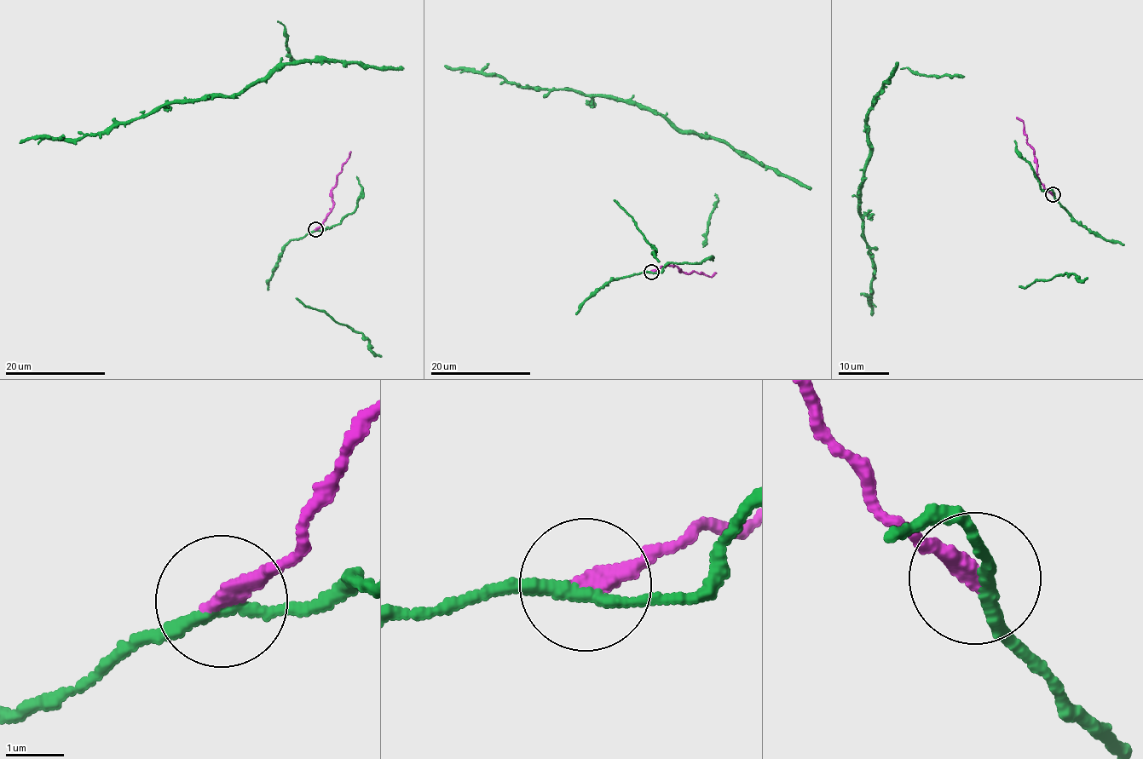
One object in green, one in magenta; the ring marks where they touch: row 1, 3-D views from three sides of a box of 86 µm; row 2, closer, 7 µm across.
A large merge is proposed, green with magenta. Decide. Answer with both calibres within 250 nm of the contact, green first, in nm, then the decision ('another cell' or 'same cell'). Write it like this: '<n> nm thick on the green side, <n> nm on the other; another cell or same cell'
200 nm thick on the green side, 300 nm on the other; another cell

